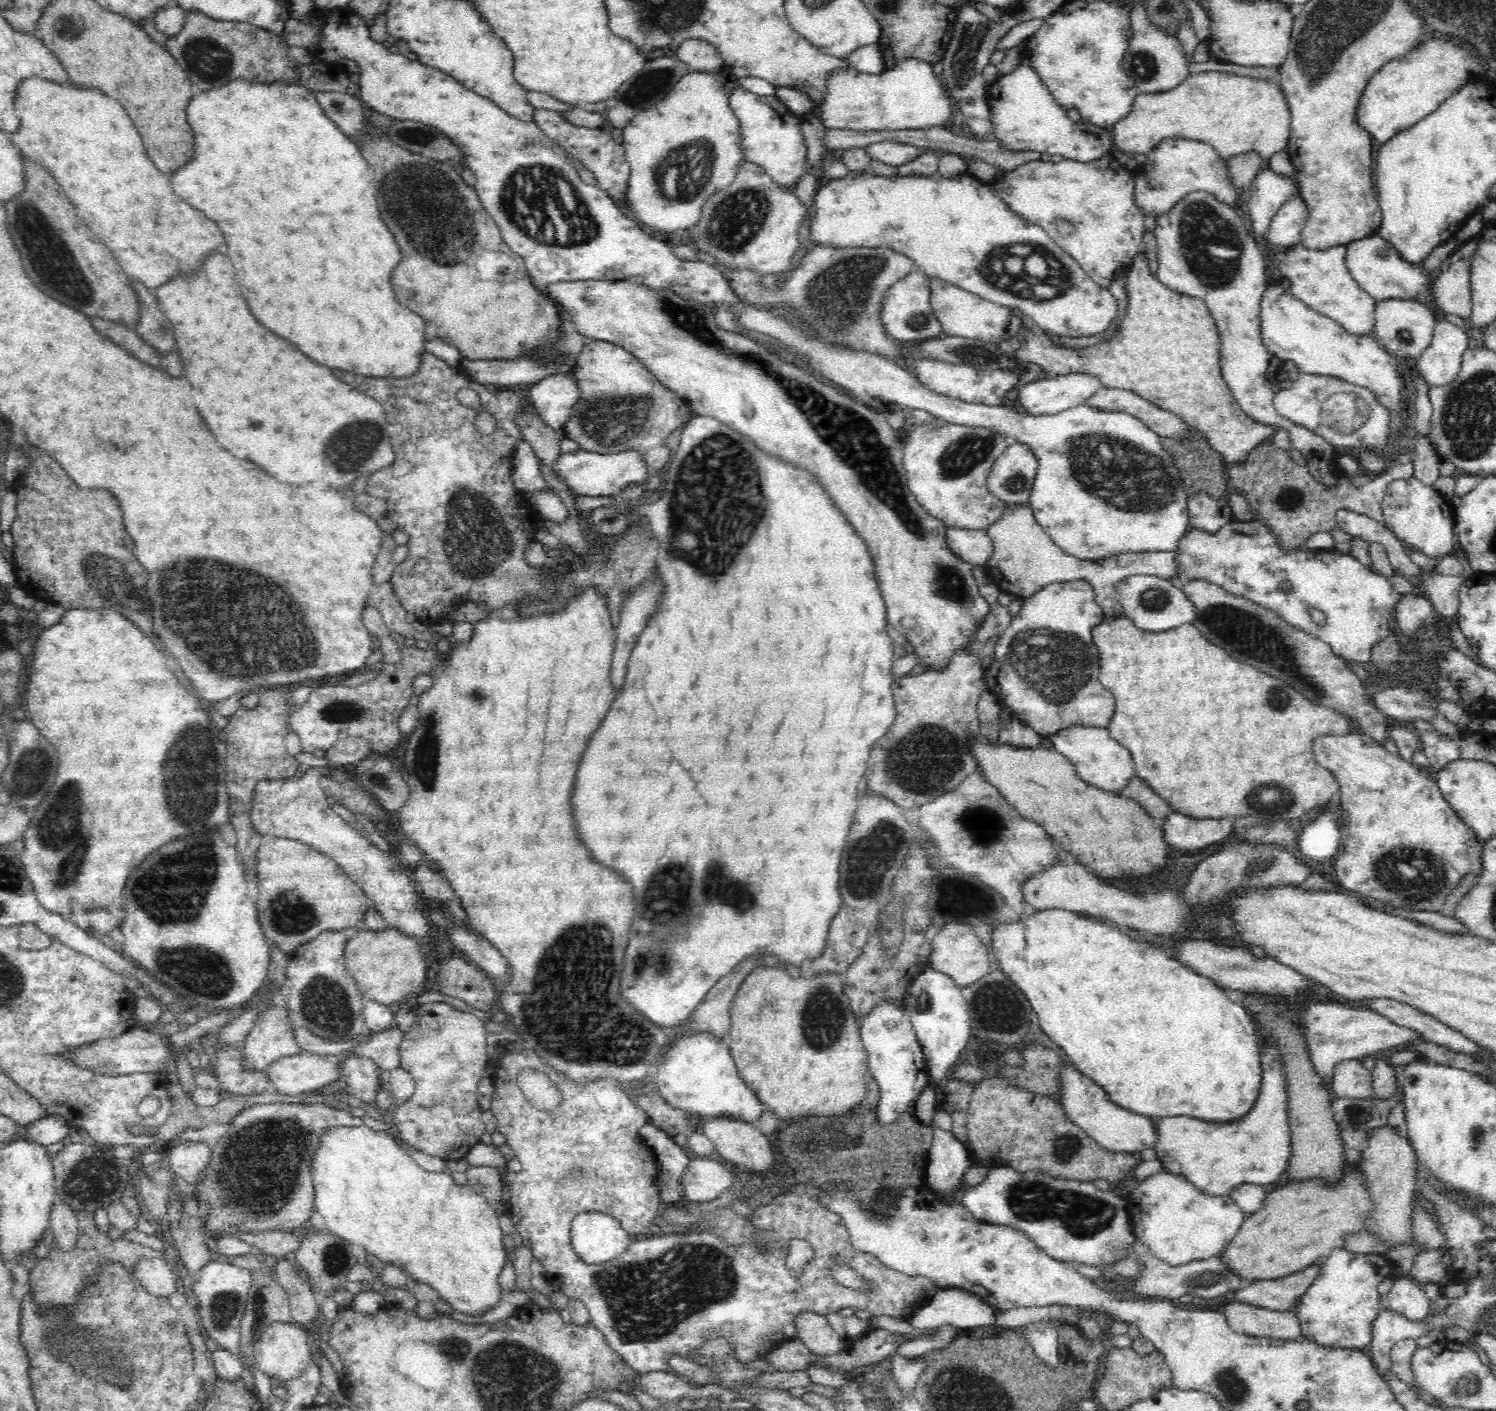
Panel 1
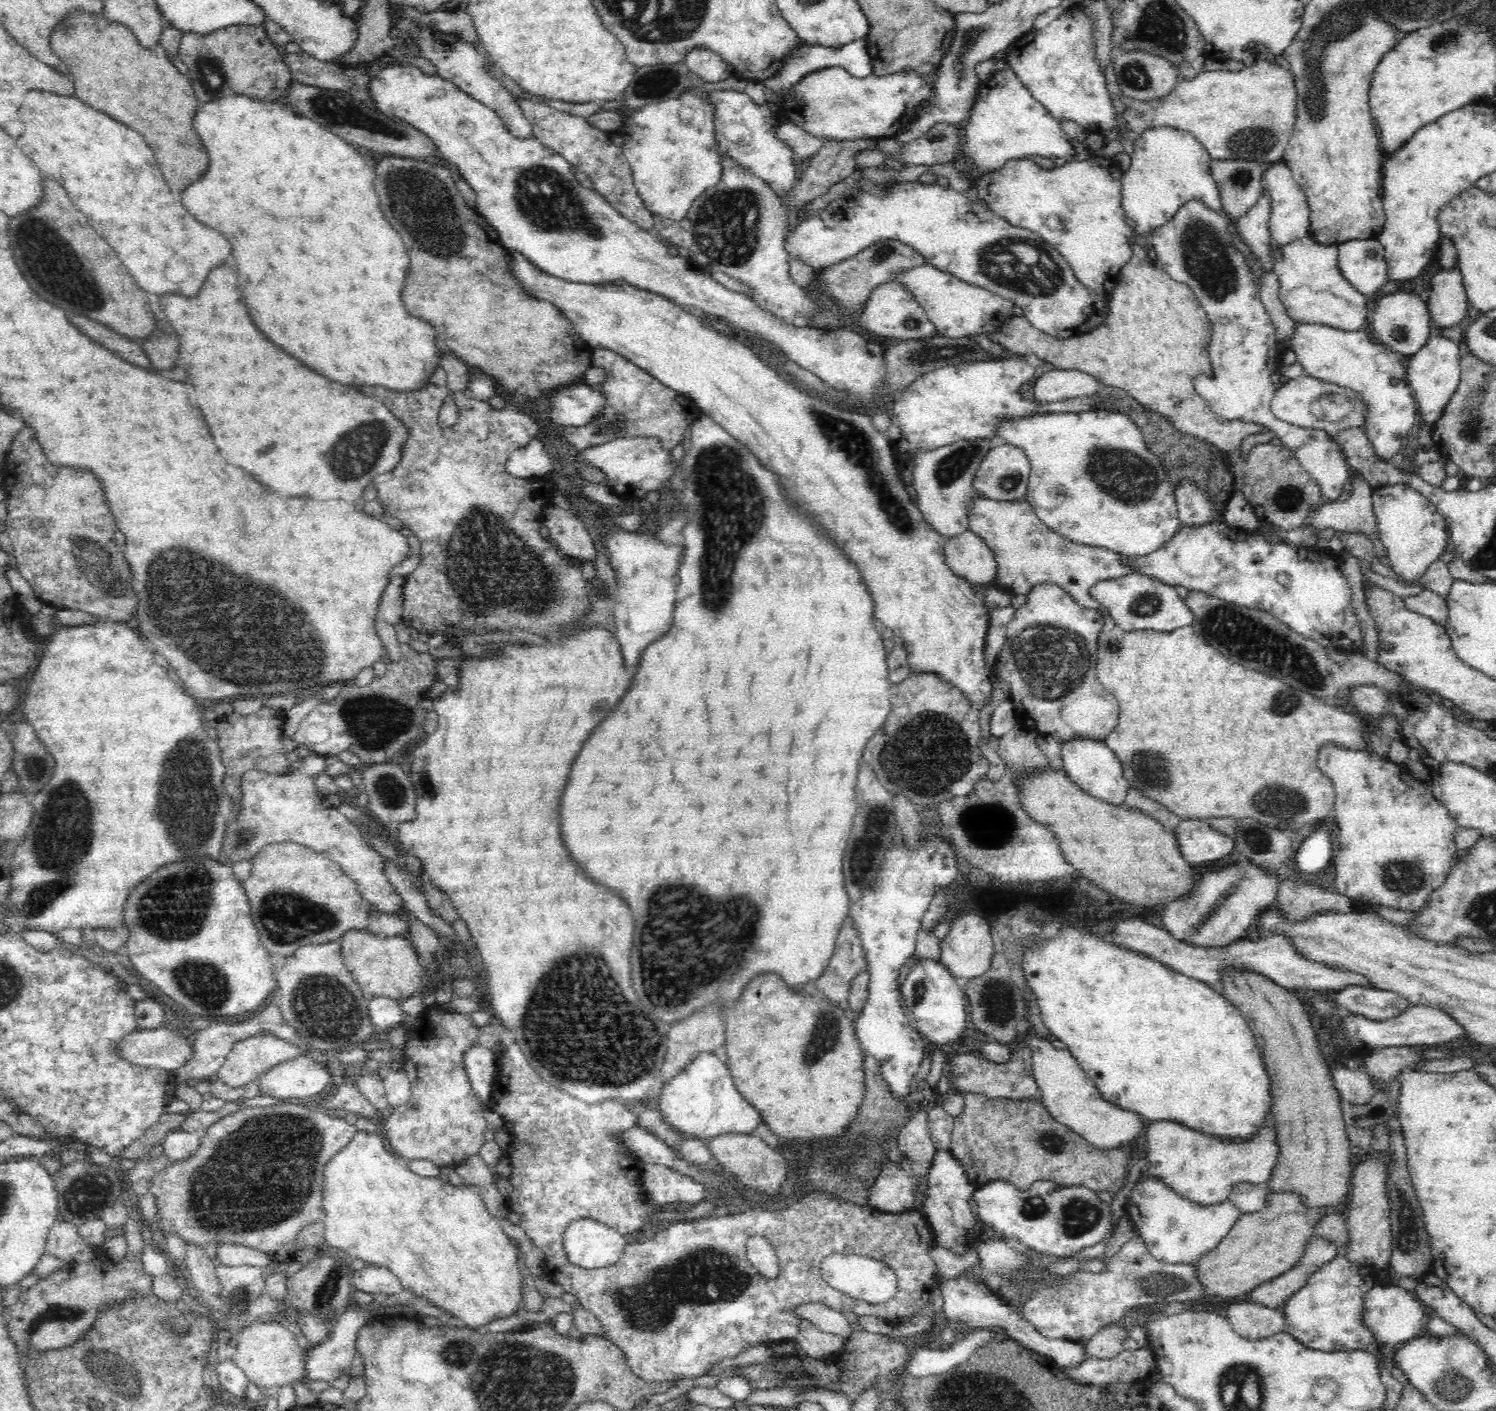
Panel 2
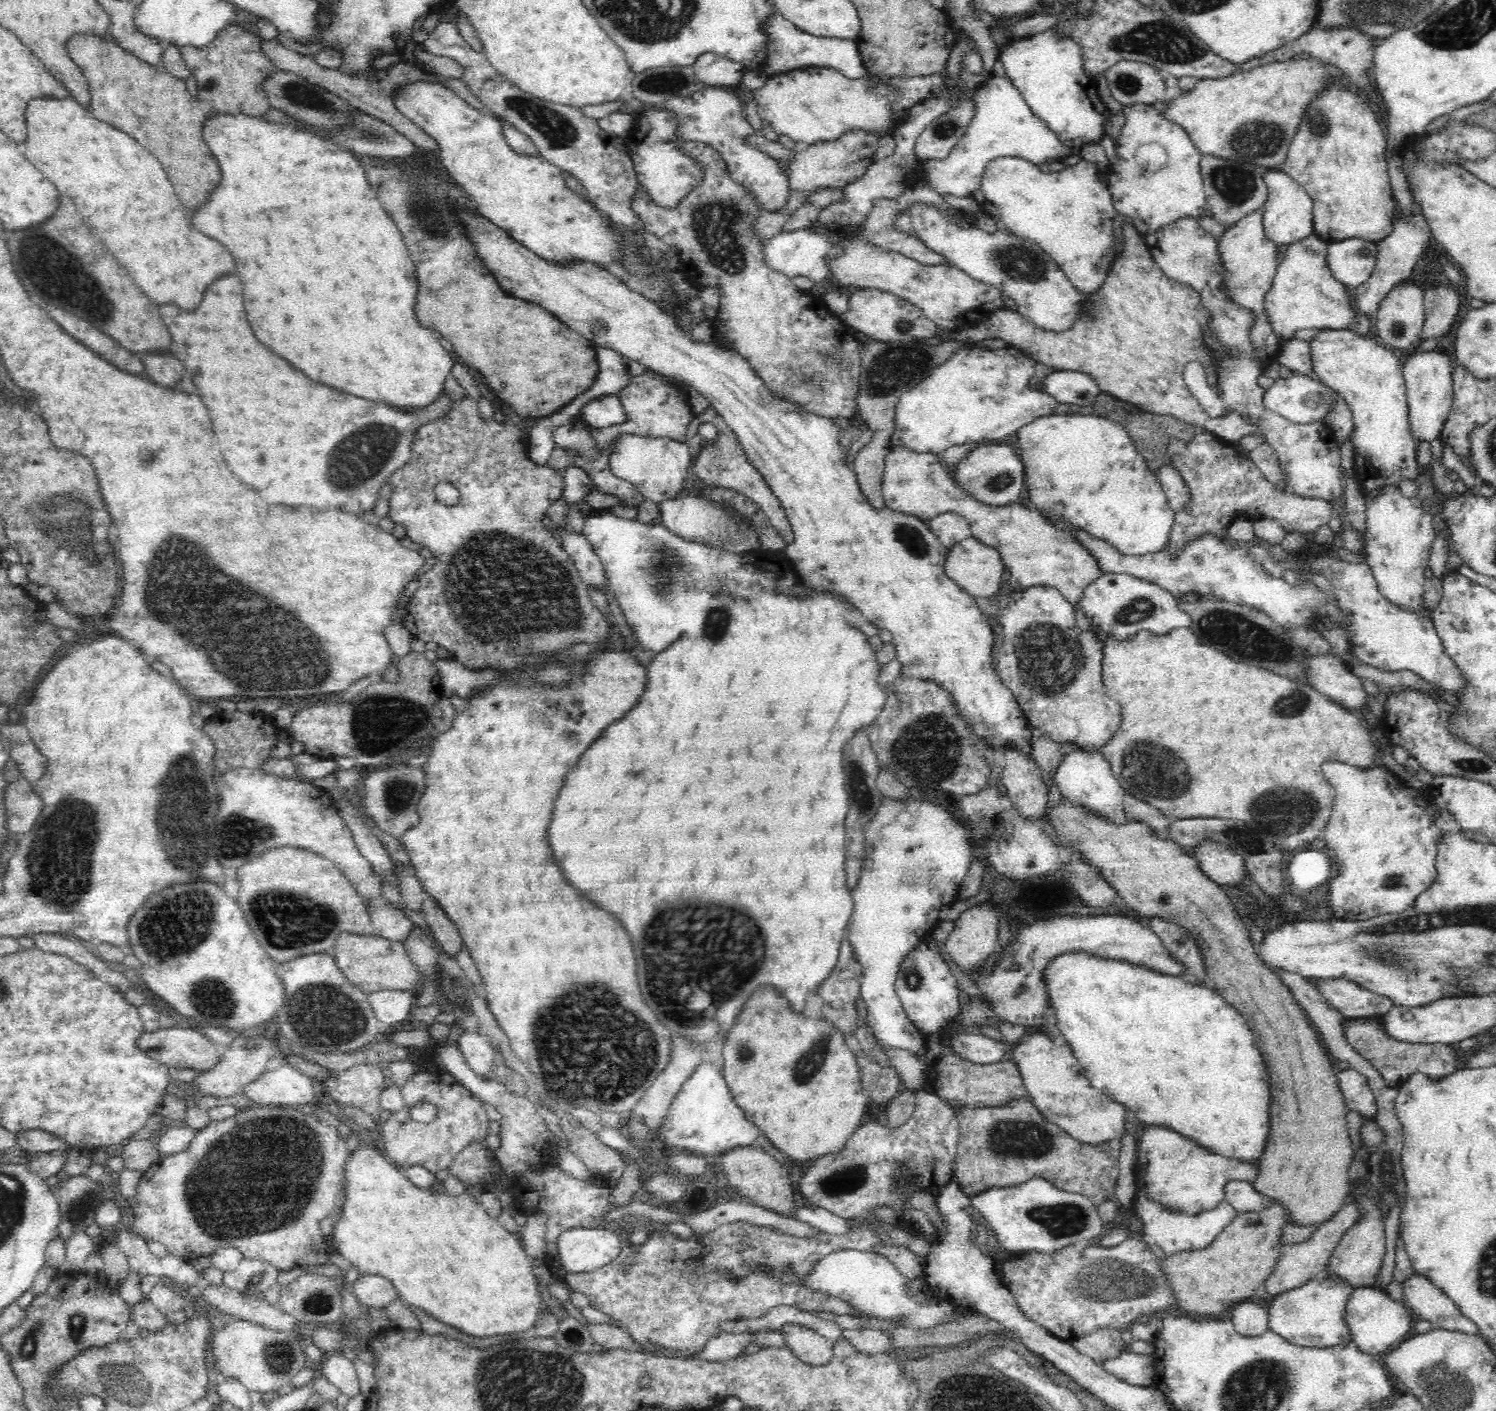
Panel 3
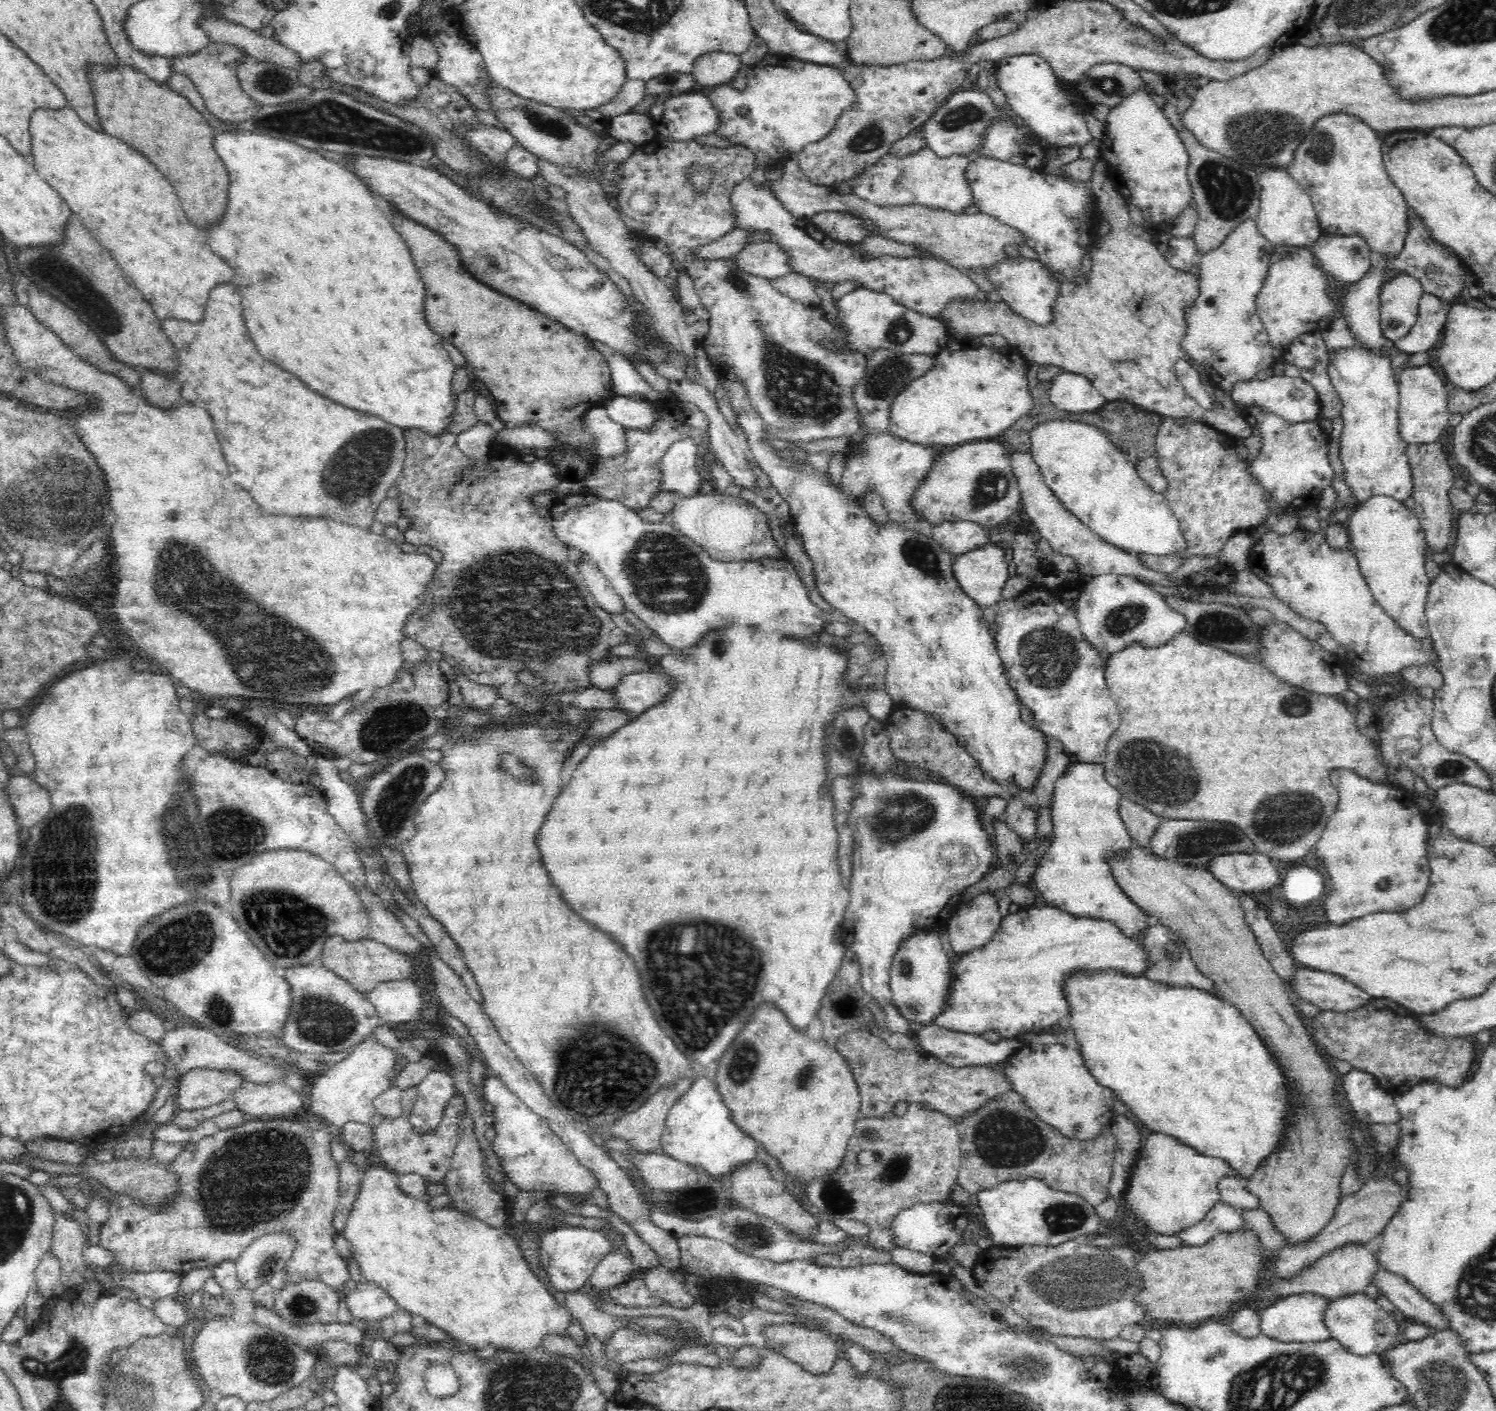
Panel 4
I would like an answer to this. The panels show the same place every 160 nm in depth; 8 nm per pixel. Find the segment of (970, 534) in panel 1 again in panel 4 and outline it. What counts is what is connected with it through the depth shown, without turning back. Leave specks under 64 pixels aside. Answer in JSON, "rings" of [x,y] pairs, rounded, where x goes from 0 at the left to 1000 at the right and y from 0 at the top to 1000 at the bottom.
{"rings":[[[659,385],[637,396],[637,408],[642,417],[656,430],[666,429],[674,410],[671,389]]]}

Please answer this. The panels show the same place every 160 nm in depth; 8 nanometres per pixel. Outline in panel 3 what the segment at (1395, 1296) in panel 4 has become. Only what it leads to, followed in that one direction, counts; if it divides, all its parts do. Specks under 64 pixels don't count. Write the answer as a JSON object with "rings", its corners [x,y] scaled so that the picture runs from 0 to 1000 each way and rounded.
{"rings":[[[952,904],[943,904],[937,909],[938,922],[942,929],[956,937],[958,941],[989,946],[988,939],[980,935],[975,925]]]}

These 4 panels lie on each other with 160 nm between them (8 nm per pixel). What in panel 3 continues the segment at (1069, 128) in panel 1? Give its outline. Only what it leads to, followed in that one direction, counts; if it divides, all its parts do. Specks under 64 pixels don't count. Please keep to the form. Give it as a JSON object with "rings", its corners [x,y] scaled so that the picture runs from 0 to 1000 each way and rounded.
{"rings":[[[673,54],[659,55],[654,62],[644,67],[652,74],[652,82],[648,86],[645,97],[636,106],[631,113],[616,113],[612,116],[612,120],[606,128],[606,130],[619,128],[624,133],[627,138],[650,140],[656,131],[659,118],[668,111],[680,111],[696,117],[697,115],[711,113],[714,110],[714,104],[699,90],[699,87],[691,82],[689,74],[684,72],[683,66],[678,62]]]}

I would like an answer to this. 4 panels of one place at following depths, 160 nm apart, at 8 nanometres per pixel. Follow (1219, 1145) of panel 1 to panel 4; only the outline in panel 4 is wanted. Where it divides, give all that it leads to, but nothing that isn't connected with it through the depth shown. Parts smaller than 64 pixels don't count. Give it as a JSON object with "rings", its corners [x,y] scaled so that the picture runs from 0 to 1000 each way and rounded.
{"rings":[[[770,803],[765,809],[762,815],[762,820],[758,825],[755,833],[753,845],[752,845],[753,857],[755,862],[758,864],[757,874],[762,874],[763,869],[767,869],[769,874],[785,875],[792,870],[801,867],[806,863],[806,860],[816,850],[814,839],[819,834],[826,833],[825,828],[818,821],[811,819],[806,819],[801,817],[796,812],[789,811],[787,807],[779,803]]]}

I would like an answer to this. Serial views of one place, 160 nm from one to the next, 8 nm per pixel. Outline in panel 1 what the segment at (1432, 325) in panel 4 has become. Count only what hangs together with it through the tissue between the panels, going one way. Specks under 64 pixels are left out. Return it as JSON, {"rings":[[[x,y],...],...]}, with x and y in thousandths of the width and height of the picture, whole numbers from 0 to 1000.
{"rings":[[[981,169],[963,189],[963,196],[957,201],[957,210],[960,210],[965,224],[973,223],[983,226],[984,220],[983,188],[988,176],[988,170]]]}

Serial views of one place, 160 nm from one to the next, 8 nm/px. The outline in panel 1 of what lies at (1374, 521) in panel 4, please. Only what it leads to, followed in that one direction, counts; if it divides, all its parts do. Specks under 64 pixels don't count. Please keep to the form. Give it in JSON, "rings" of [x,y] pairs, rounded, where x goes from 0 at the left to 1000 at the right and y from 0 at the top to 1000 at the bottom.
{"rings":[[[945,337],[930,340],[928,343],[927,350],[924,356],[924,362],[926,373],[932,377],[937,386],[946,388],[957,396],[963,396],[971,393],[973,380],[970,357],[958,344],[953,344]]]}

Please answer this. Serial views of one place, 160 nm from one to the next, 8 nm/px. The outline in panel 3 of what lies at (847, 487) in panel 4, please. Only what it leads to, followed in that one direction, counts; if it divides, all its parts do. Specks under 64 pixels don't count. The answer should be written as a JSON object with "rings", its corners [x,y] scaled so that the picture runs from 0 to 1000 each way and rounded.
{"rings":[[[596,316],[592,325],[591,336],[590,337],[590,349],[592,359],[595,359],[606,365],[611,365],[620,371],[624,366],[631,364],[639,364],[644,366],[648,372],[650,381],[659,387],[665,388],[669,394],[672,403],[675,404],[675,415],[678,419],[683,419],[689,415],[703,415],[707,417],[715,427],[721,430],[722,424],[726,416],[739,405],[735,403],[731,393],[718,382],[714,376],[705,373],[702,368],[693,360],[678,356],[671,359],[655,356],[648,349],[646,349],[633,332],[628,329],[628,322],[623,320],[611,320],[608,317]]]}

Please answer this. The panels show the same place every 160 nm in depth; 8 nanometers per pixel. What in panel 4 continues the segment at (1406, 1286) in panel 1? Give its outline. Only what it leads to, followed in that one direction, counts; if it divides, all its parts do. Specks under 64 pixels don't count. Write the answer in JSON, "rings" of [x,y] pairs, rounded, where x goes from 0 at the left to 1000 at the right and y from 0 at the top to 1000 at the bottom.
{"rings":[[[906,916],[900,918],[890,922],[886,927],[886,938],[889,943],[890,949],[894,950],[897,954],[908,961],[914,960],[924,960],[930,955],[933,953],[934,945],[936,945],[936,938],[931,931],[924,928],[920,921],[917,921],[913,916]]]}

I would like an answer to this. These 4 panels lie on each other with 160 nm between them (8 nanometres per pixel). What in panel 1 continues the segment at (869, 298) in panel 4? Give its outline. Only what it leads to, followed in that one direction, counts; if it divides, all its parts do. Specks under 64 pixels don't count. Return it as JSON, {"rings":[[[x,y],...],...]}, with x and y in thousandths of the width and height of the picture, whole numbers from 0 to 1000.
{"rings":[[[616,191],[608,192],[606,197],[598,201],[590,211],[588,221],[588,227],[591,229],[594,238],[602,243],[618,242],[629,238],[630,232],[627,225],[623,221],[622,210],[623,210],[622,197]]]}

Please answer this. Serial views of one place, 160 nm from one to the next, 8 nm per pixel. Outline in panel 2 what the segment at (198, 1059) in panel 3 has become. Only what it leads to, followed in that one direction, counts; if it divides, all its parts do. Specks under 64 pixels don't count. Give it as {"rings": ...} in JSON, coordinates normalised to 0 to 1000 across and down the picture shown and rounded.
{"rings":[[[116,728],[91,729],[78,738],[78,746],[87,754],[116,759],[129,748],[129,735],[122,735]]]}

